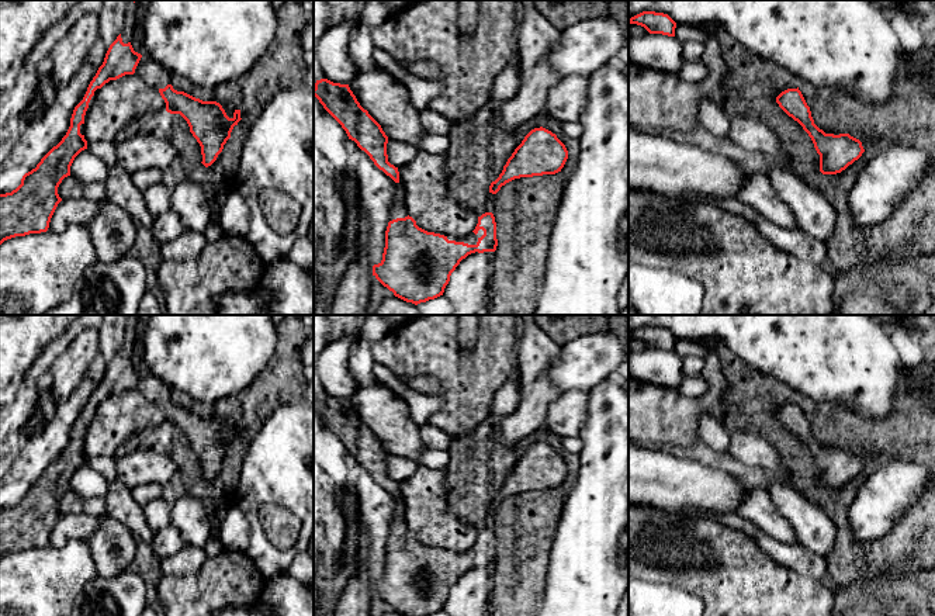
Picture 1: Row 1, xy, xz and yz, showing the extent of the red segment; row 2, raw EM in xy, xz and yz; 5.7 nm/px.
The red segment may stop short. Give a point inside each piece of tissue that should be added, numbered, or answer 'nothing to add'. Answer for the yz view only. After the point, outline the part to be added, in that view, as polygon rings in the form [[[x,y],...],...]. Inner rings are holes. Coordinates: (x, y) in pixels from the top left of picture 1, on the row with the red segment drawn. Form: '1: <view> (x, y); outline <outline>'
nothing to add

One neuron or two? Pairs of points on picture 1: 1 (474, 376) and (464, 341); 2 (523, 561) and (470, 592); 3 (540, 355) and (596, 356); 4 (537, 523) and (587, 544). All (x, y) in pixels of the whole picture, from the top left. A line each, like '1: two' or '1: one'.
1: two
2: two
3: two
4: two

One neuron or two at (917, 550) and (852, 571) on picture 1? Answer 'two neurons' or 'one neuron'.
one neuron

